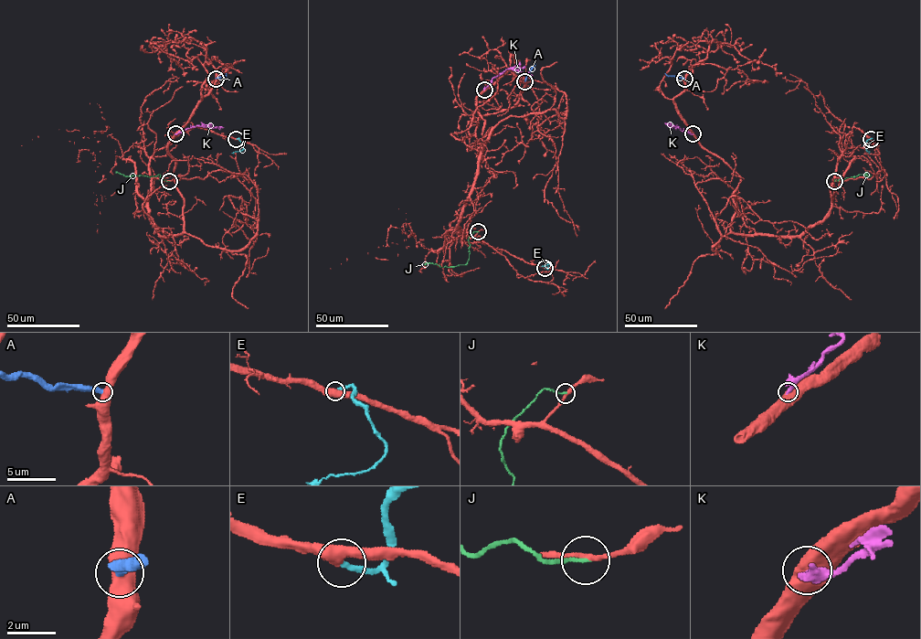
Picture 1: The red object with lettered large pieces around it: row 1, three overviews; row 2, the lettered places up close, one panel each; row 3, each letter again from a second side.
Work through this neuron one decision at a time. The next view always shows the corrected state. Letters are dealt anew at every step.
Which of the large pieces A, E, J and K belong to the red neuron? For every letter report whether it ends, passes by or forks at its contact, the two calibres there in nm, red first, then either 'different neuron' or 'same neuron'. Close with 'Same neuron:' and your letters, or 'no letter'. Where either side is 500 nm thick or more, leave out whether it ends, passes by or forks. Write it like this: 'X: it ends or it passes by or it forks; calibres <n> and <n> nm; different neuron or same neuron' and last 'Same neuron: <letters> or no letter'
A: calibres 550 and 440 nm; different neuron
E: calibres 500 and 280 nm; same neuron
J: it ends; calibres 220 and 160 nm; different neuron
K: calibres 800 and 320 nm; different neuron
Same neuron: E

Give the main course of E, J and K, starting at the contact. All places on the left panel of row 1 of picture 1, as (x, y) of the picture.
E: (236, 139), (244, 148), (231, 153)
J: (169, 181), (159, 180), (160, 175), (125, 176), (115, 173)
K: (175, 133), (197, 126), (224, 127)

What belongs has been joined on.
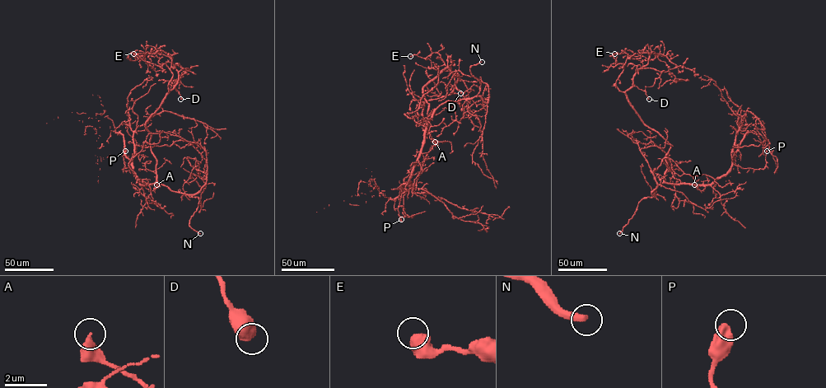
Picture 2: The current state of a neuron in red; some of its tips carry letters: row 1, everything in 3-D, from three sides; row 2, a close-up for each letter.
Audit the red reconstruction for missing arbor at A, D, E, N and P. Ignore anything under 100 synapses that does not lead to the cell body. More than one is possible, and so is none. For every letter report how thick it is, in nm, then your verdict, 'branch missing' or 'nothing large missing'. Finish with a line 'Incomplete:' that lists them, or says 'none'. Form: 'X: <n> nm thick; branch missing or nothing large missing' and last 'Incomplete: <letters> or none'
A: 550 nm thick; nothing large missing
D: 600 nm thick; nothing large missing
E: 650 nm thick; nothing large missing
N: 400 nm thick; branch missing
P: 550 nm thick; nothing large missing
Incomplete: N

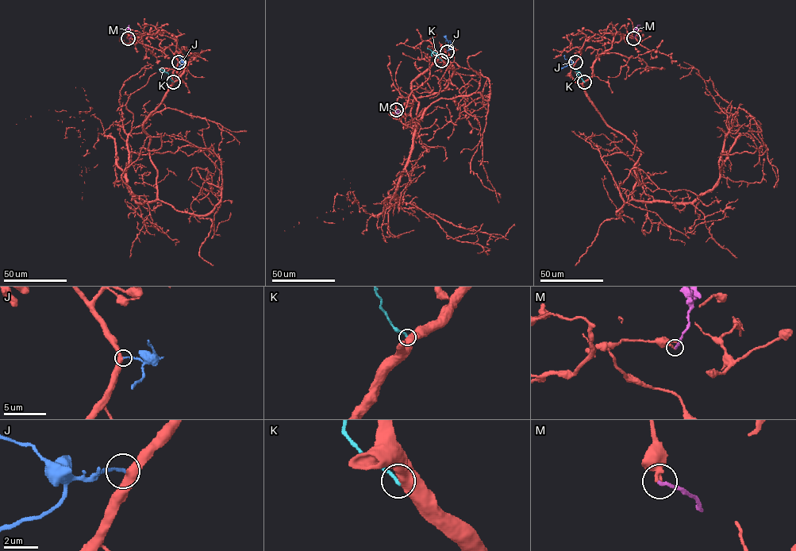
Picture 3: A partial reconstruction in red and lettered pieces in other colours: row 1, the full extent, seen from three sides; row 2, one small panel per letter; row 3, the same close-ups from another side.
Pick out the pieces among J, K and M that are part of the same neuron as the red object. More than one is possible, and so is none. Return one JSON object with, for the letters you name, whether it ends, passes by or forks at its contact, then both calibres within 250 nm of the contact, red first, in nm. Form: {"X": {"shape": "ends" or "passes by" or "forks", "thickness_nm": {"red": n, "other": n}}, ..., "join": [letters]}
{"J": {"shape": "ends", "thickness_nm": {"red": 400, "other": 120}}, "join": ["J"]}

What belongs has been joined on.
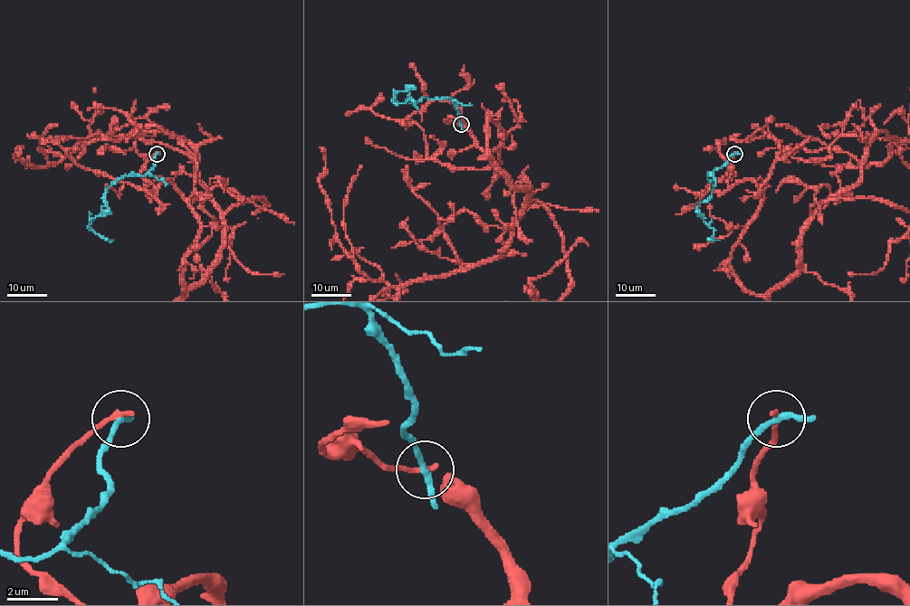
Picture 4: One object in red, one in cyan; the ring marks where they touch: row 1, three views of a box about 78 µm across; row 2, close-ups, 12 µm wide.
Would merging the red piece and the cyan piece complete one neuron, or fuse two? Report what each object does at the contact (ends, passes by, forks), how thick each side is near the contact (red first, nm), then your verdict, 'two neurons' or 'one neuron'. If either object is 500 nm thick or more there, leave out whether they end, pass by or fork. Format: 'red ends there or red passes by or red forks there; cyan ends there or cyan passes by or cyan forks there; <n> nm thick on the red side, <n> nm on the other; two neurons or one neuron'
red ends there; cyan passes by; 240 nm thick on the red side, 240 nm on the other; two neurons

